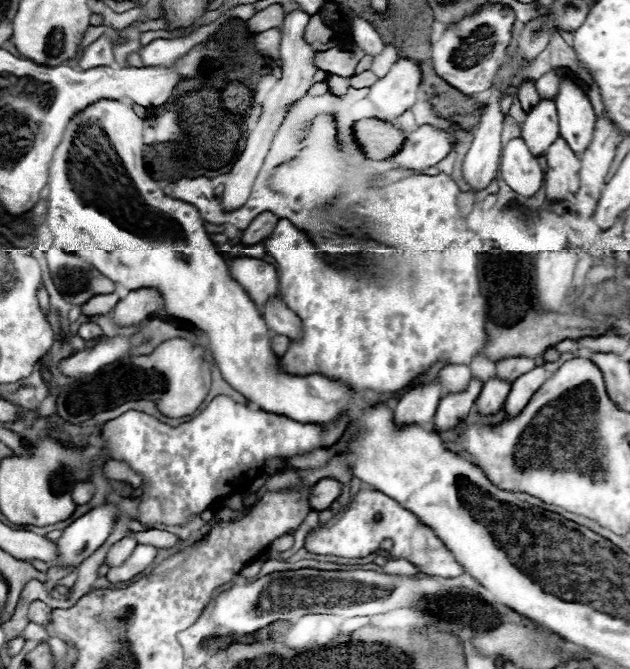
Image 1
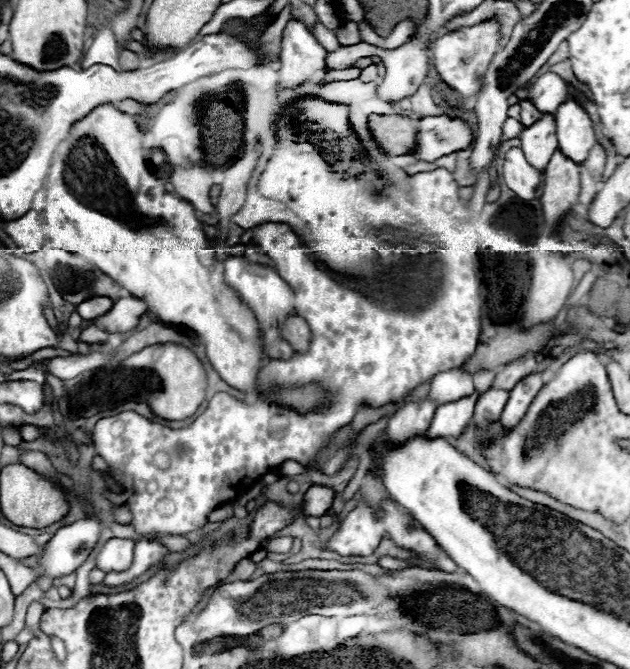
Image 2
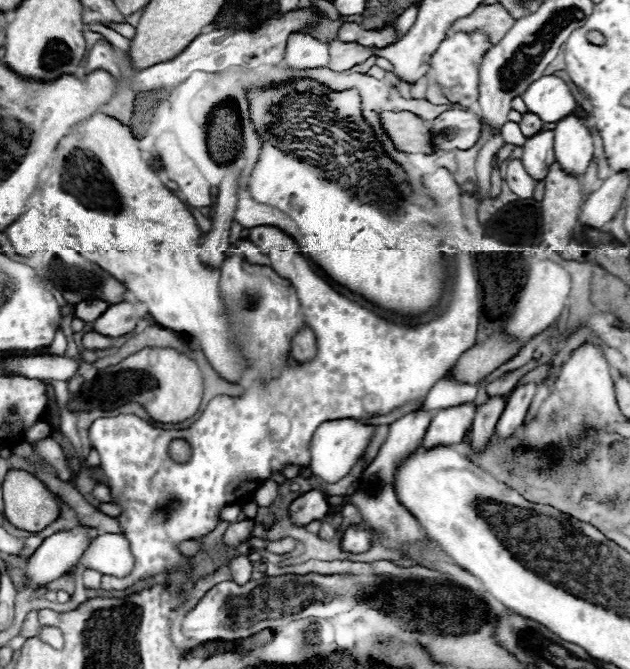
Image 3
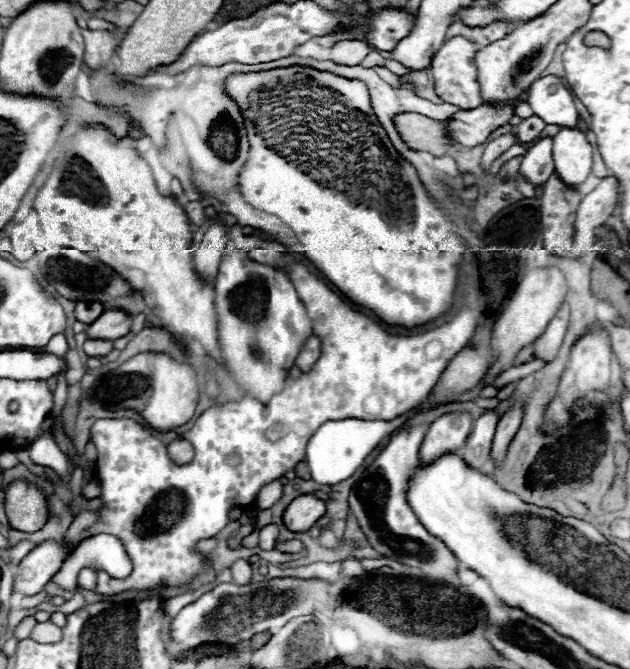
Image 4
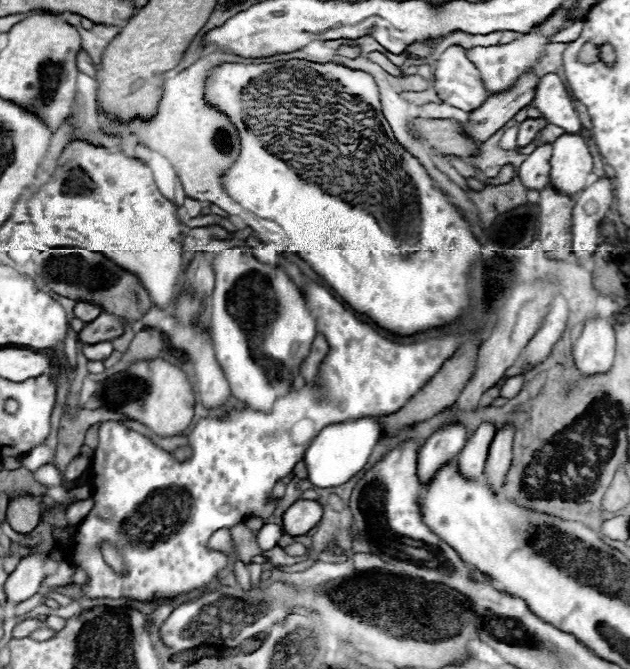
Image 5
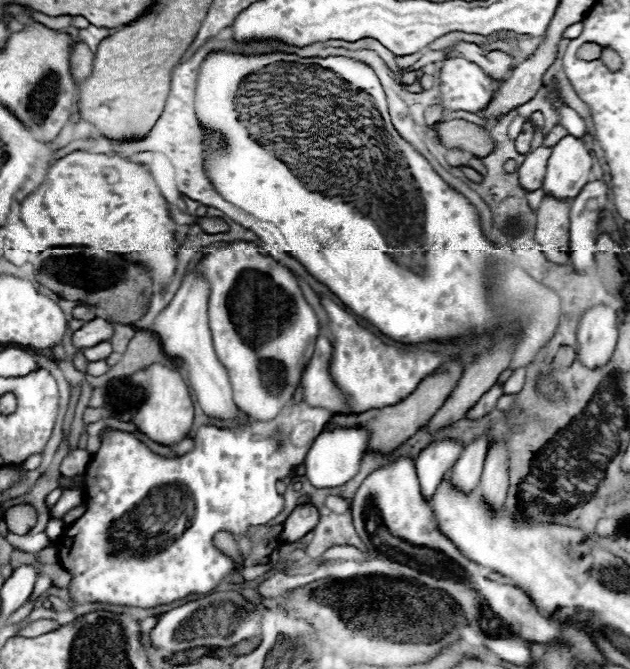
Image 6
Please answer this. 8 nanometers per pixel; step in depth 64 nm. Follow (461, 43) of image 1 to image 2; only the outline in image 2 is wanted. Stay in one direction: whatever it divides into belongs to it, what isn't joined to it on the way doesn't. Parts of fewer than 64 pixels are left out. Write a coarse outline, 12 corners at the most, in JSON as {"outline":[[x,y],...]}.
{"outline":[[494,20],[442,36],[434,68],[462,100],[500,48]]}

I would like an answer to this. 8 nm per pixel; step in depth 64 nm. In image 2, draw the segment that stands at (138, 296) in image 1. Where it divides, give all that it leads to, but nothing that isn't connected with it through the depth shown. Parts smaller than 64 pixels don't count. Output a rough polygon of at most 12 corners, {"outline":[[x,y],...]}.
{"outline":[[120,298],[100,316],[98,326],[108,334],[138,326],[148,304],[138,298]]}

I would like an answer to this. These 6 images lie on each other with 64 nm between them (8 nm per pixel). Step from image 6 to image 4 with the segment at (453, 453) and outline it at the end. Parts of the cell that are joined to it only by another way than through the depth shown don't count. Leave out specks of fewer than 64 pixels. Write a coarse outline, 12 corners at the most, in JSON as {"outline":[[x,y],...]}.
{"outline":[[468,414],[438,418],[424,436],[420,462],[462,448],[472,420]]}

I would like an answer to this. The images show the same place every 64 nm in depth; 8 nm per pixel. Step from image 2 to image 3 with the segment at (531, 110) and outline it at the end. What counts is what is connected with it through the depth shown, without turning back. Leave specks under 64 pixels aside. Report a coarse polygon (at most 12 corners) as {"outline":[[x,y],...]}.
{"outline":[[532,112],[520,120],[524,138],[538,134],[544,122]]}

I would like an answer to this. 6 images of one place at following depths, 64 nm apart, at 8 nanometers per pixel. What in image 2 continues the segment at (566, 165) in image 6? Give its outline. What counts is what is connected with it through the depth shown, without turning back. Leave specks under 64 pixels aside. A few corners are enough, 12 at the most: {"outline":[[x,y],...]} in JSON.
{"outline":[[576,100],[560,106],[560,152],[582,164],[594,148],[594,124]]}

